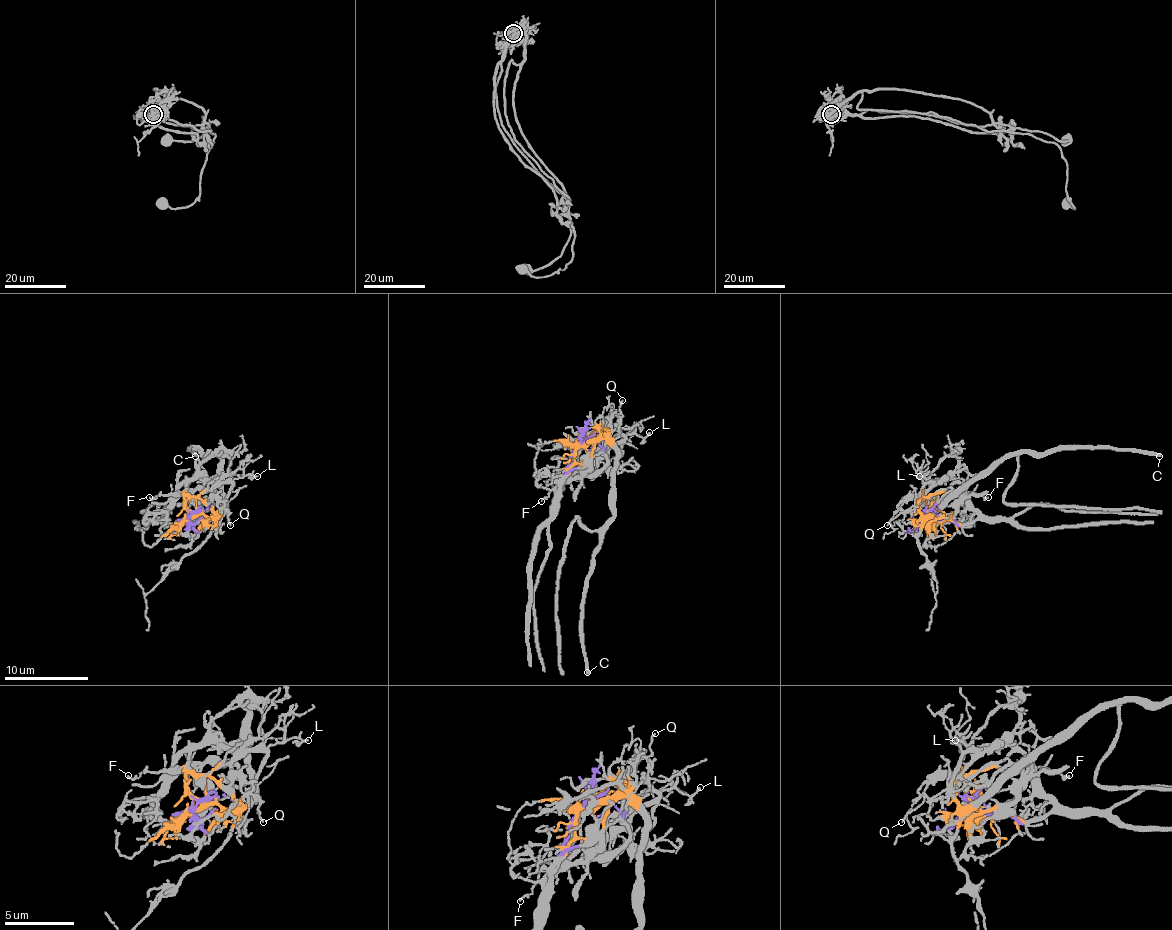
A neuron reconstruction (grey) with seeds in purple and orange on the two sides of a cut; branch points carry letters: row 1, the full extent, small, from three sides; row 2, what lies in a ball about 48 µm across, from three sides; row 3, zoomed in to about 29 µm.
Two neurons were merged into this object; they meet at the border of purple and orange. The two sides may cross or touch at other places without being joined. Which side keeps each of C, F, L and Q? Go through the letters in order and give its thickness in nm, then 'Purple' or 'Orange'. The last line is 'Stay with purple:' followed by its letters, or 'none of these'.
C: Thickness 320 nm. Orange
F: Thickness 140 nm. Orange
L: Thickness 90 nm. Orange
Q: Thickness 100 nm. Orange
Stay with purple: none of these

